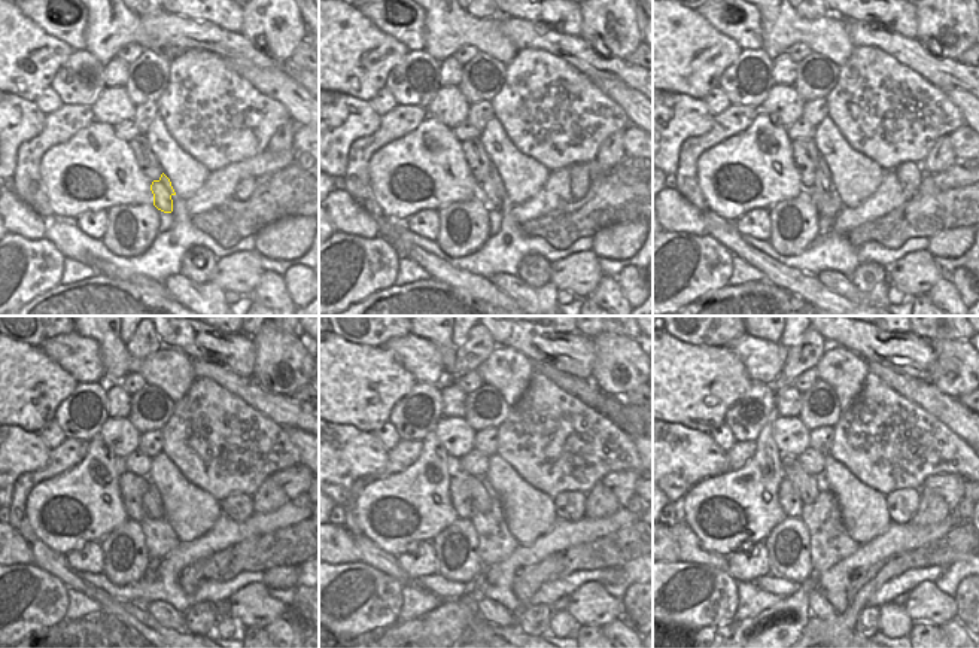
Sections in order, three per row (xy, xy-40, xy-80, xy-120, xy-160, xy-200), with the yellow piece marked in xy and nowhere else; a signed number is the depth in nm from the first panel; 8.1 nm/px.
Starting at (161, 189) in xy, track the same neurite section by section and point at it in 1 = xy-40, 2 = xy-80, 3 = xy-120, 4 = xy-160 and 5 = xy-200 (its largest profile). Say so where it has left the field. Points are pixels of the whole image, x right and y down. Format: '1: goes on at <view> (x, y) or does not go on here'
1: goes on at xy-40 (493, 191)
2: goes on at xy-80 (823, 178)
3: goes on at xy-120 (152, 507)
4: goes on at xy-160 (480, 501)
5: goes on at xy-200 (805, 484)

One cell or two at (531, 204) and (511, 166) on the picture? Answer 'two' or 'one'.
two

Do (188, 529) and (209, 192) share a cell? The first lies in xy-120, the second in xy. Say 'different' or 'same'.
different

